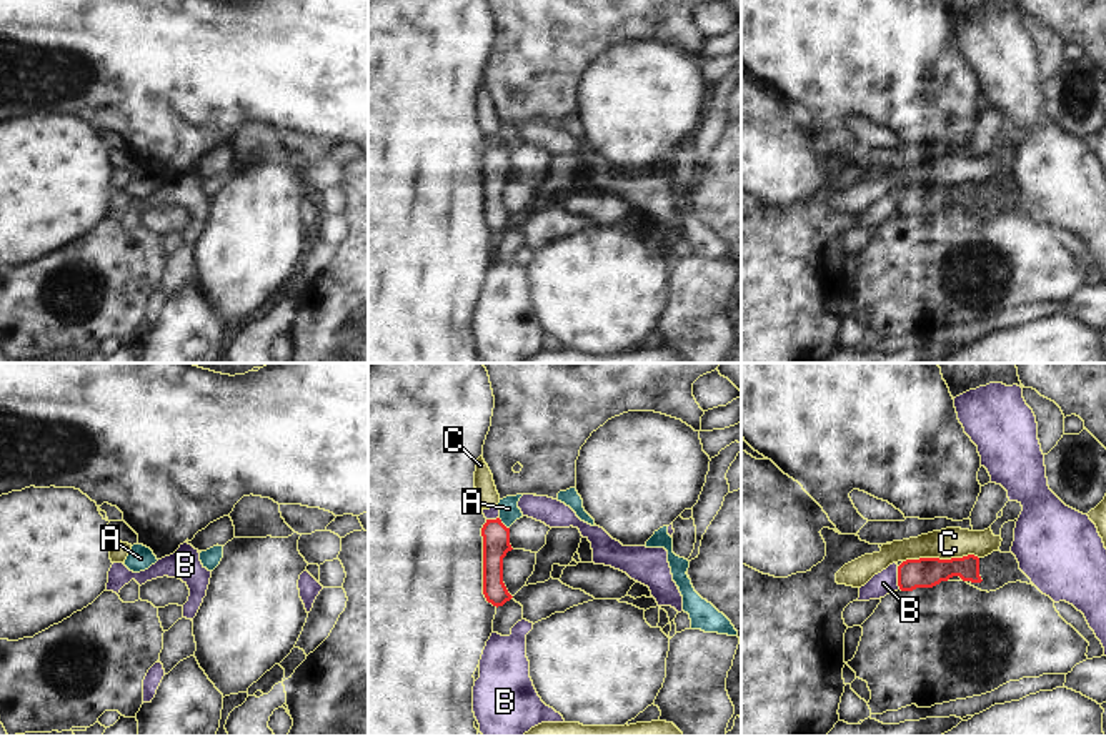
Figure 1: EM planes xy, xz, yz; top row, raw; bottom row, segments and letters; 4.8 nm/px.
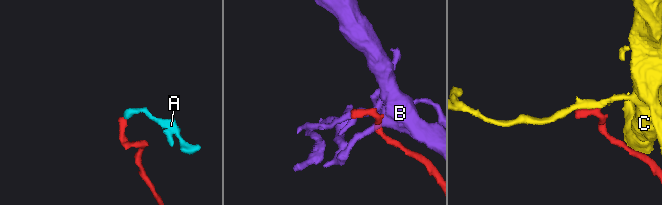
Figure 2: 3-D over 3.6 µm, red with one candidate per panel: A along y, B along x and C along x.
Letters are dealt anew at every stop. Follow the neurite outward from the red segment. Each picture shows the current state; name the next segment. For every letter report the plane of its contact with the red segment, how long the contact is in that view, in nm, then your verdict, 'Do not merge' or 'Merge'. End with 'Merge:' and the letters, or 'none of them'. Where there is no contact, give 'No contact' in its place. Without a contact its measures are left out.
A: Touches red in xz. Shared border 80 nm. Merge
B: Touches red in yz. Shared border 110 nm. Do not merge
C: Touches red in yz. Shared border 360 nm. Do not merge
Merge: A

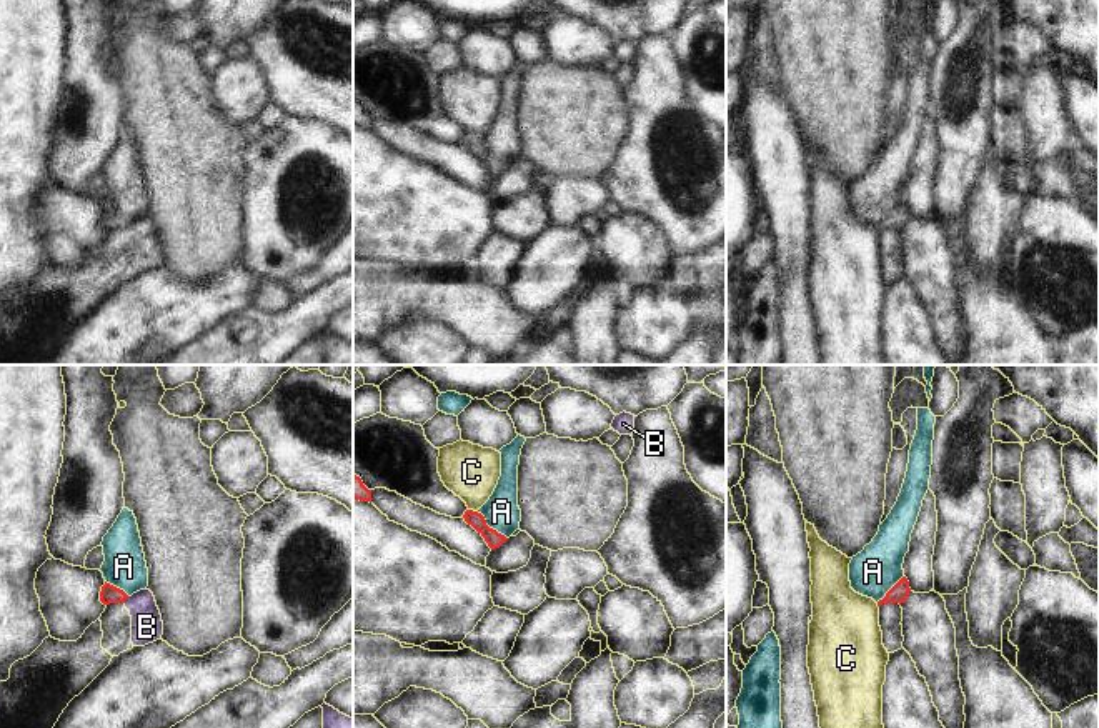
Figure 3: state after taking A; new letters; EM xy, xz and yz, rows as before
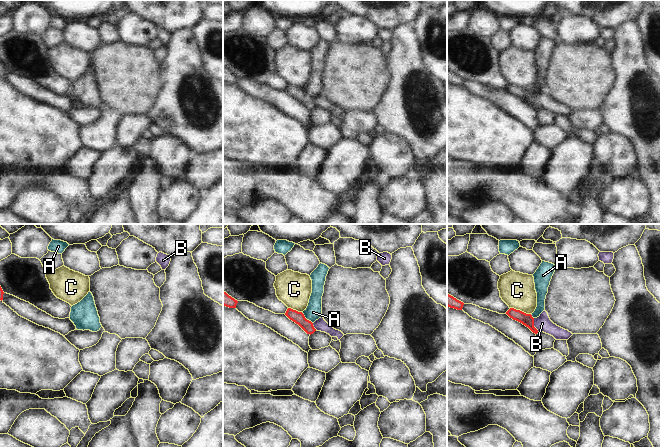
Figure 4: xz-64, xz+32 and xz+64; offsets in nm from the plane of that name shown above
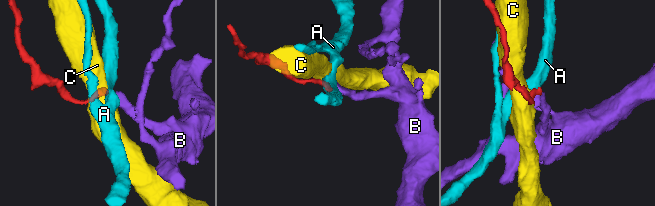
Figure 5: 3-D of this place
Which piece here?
A: Touches red in xz. Shared border 200 nm. Do not merge
B: Touches red in xy. Shared border 40 nm. Do not merge
C: Touches red in xz. Shared border 50 nm. Do not merge
Merge: none of them

